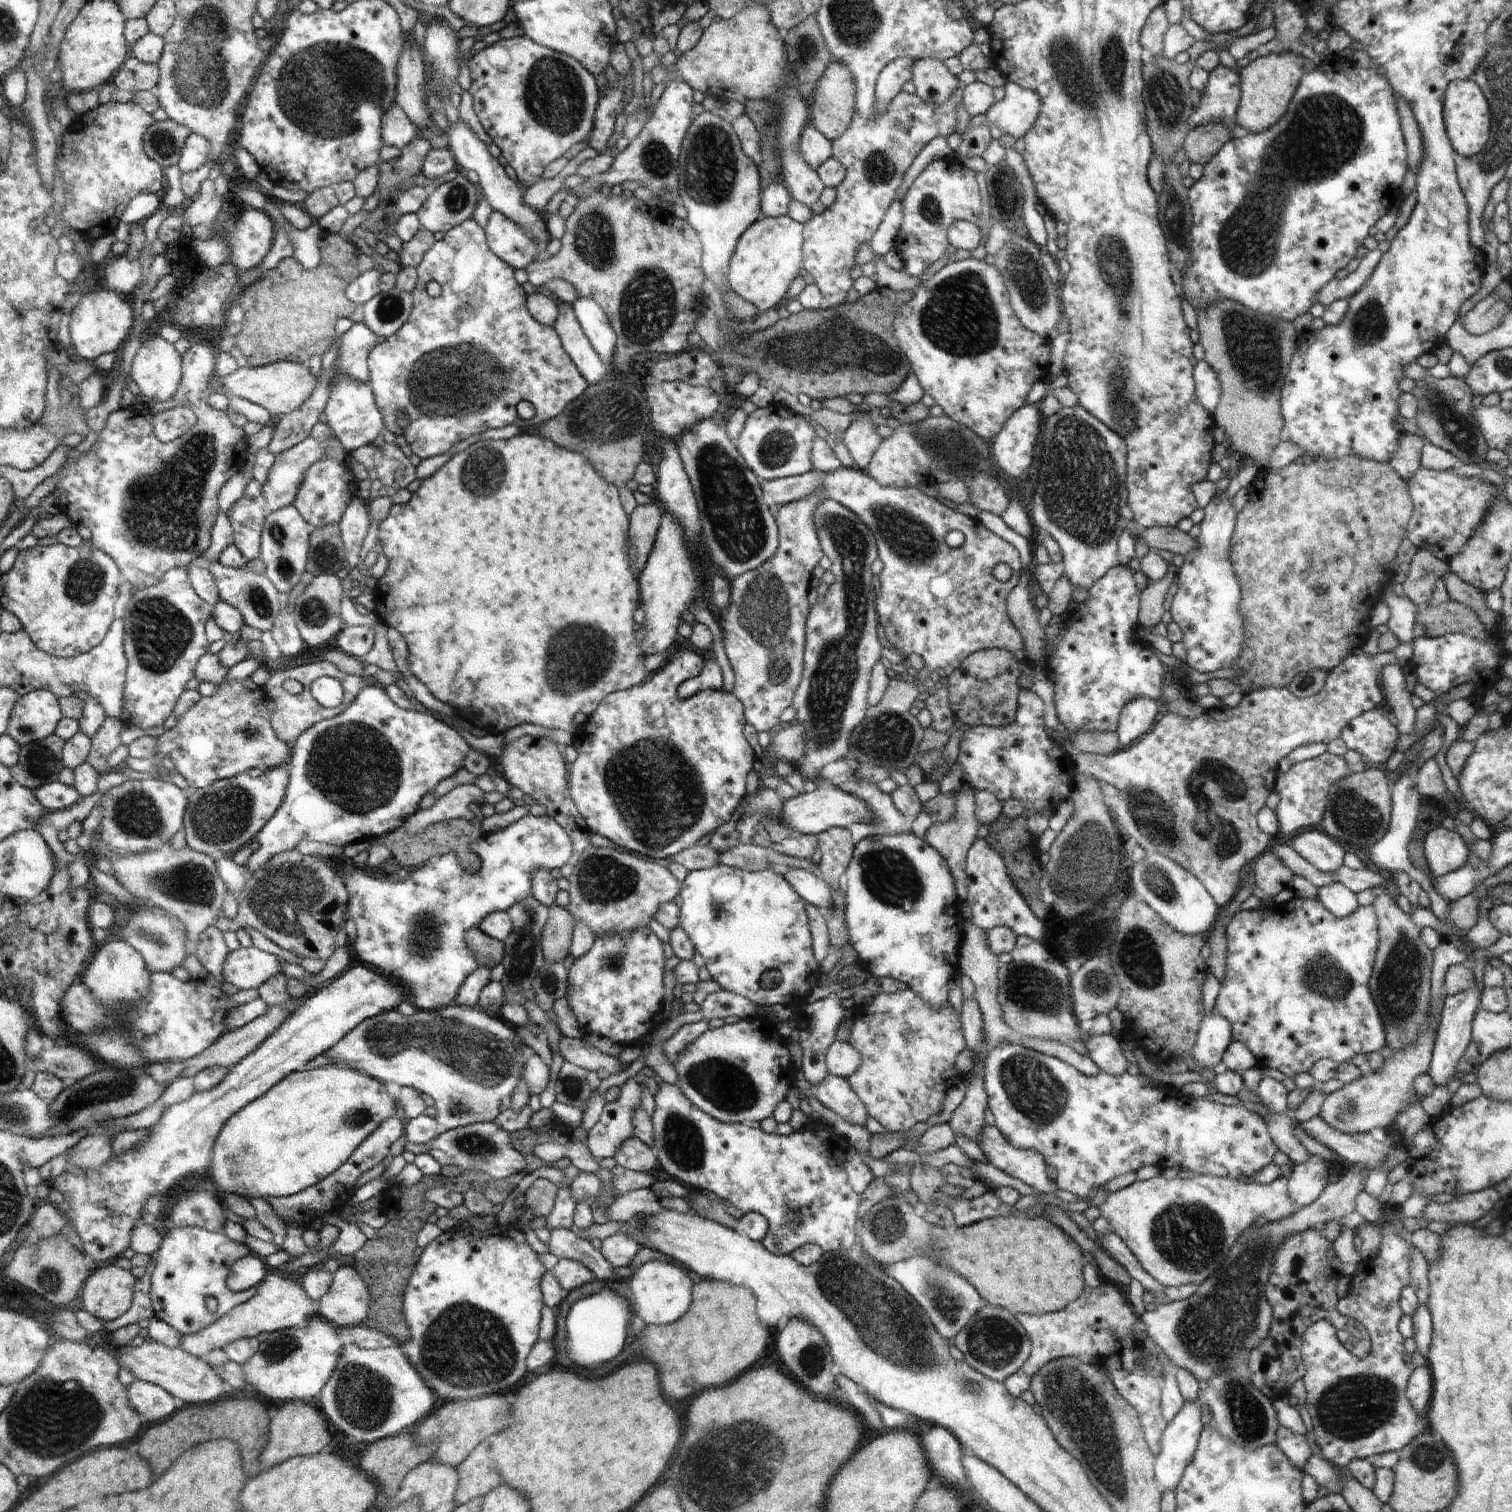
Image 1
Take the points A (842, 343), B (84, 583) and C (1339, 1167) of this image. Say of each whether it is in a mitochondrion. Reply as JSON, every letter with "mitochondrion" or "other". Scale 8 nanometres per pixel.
{"A":"mitochondrion","B":"mitochondrion","C":"other"}

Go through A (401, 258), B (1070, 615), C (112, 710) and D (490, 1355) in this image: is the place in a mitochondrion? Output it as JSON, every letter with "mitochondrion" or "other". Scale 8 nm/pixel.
{"A":"other","B":"other","C":"other","D":"mitochondrion"}

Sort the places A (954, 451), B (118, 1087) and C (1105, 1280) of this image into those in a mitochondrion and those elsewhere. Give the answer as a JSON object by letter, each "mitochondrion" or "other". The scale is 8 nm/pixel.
{"A":"mitochondrion","B":"mitochondrion","C":"other"}

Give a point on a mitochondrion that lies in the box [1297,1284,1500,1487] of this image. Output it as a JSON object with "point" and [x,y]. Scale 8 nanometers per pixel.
{"point":[1354,1407]}

